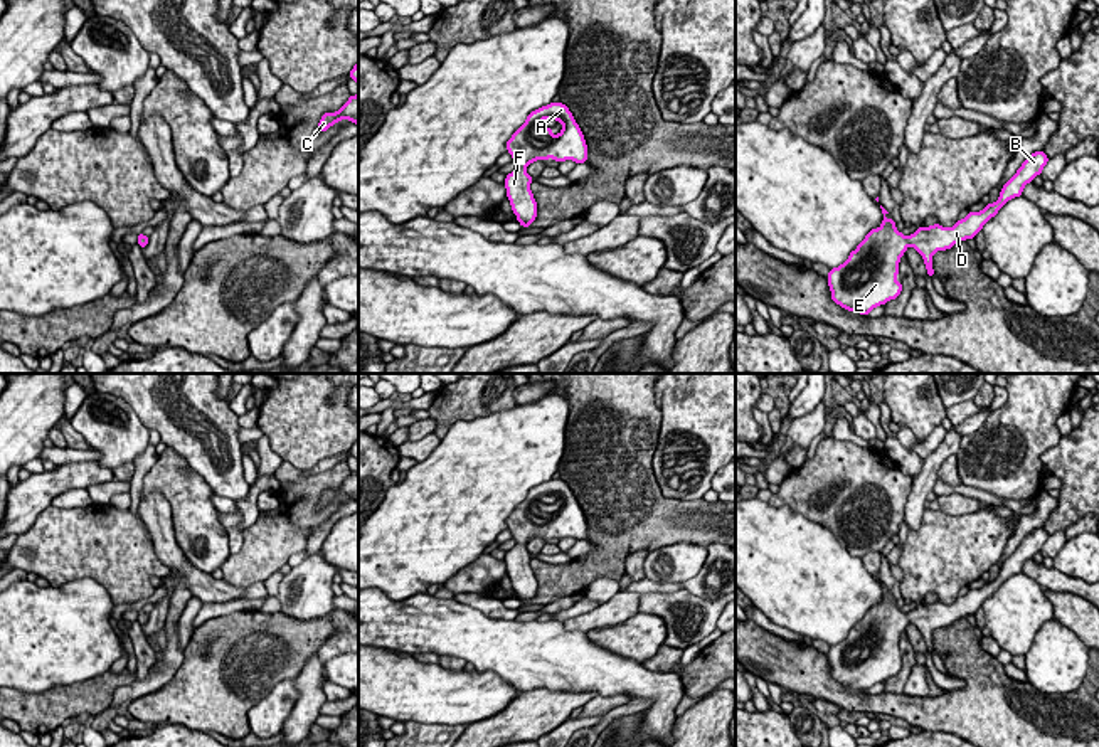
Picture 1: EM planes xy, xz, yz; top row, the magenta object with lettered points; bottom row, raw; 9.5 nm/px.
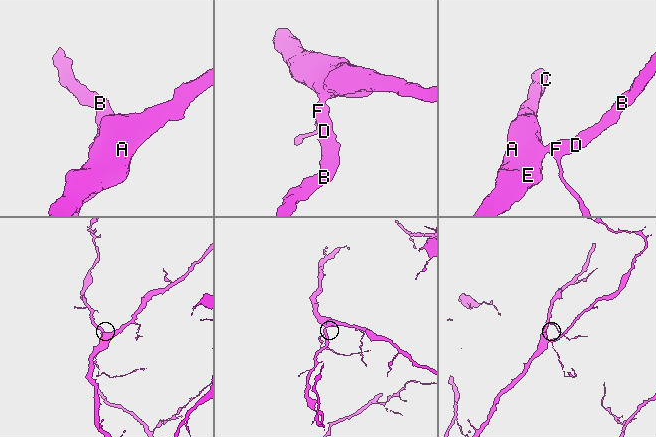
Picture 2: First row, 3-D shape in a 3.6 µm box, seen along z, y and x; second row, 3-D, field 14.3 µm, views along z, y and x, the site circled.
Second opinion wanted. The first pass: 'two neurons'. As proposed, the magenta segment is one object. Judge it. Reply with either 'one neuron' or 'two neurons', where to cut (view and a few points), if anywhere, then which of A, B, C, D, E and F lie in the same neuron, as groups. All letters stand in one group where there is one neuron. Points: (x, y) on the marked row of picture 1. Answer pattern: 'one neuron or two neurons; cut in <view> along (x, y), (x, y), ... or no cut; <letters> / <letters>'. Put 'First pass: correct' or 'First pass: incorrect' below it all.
one neuron; no cut; A B C D E F
First pass: incorrect

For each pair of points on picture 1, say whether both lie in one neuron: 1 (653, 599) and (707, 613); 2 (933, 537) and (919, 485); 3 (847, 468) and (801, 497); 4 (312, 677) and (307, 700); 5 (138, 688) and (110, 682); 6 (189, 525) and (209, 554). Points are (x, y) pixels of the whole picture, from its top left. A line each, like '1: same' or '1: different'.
1: same
2: different
3: same
4: same
5: different
6: same

